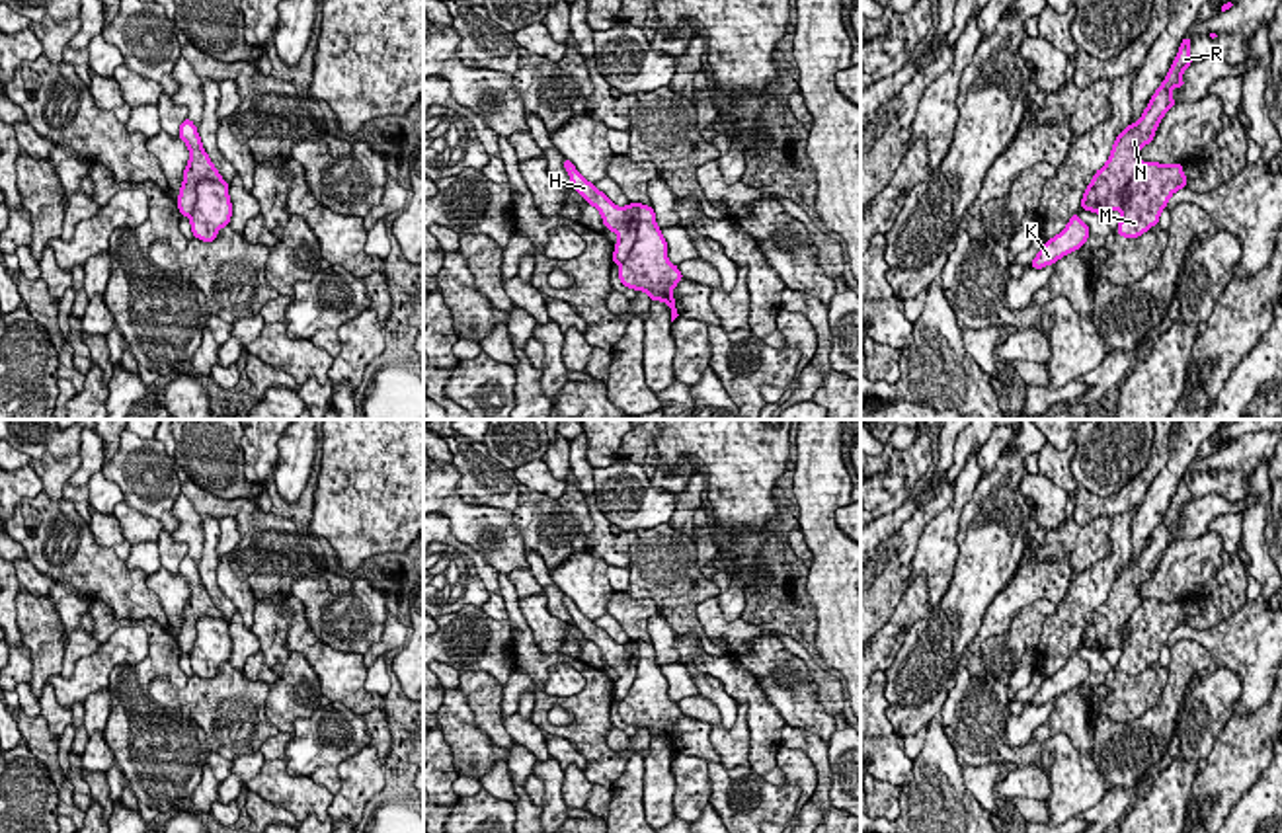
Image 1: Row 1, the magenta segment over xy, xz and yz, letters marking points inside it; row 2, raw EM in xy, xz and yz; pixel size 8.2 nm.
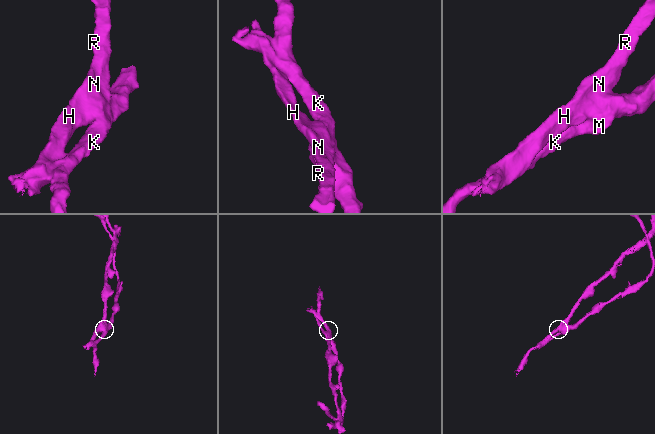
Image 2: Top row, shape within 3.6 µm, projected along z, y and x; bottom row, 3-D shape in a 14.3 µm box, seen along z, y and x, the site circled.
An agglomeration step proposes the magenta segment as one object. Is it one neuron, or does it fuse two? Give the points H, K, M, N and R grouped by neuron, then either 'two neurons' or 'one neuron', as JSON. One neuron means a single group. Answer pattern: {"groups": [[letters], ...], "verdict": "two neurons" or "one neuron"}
{"groups": [["H", "N", "R"], ["K", "M"]], "verdict": "two neurons"}

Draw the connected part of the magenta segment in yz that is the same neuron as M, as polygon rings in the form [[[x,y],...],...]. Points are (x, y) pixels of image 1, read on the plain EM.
[[[1145,599],[1126,624],[1126,640],[1116,671],[1138,675],[1159,659],[1171,632],[1186,624],[1181,601]]]

